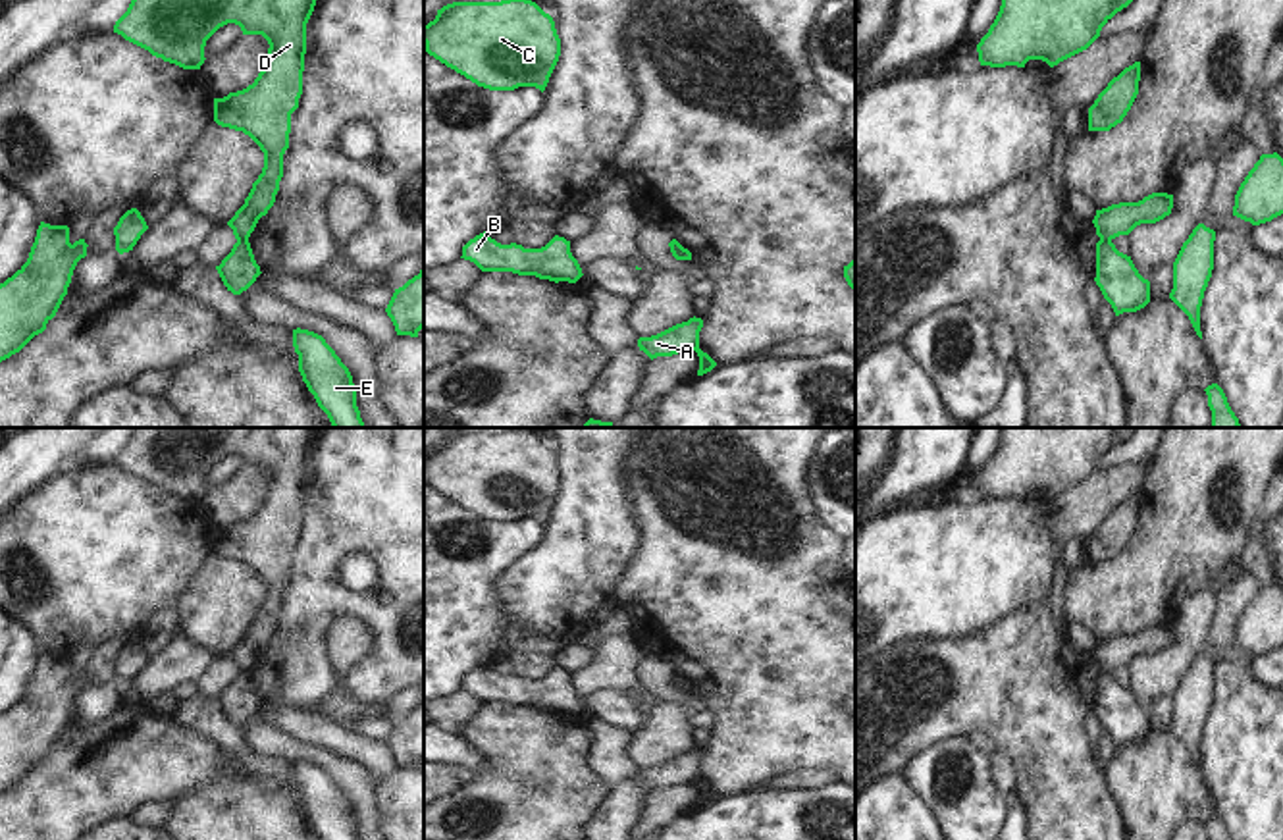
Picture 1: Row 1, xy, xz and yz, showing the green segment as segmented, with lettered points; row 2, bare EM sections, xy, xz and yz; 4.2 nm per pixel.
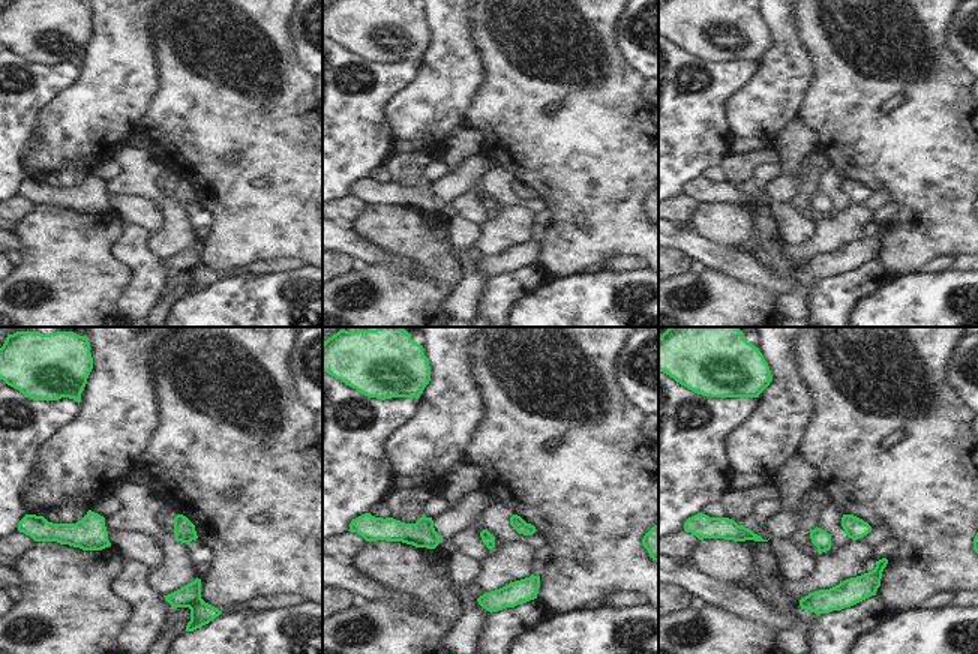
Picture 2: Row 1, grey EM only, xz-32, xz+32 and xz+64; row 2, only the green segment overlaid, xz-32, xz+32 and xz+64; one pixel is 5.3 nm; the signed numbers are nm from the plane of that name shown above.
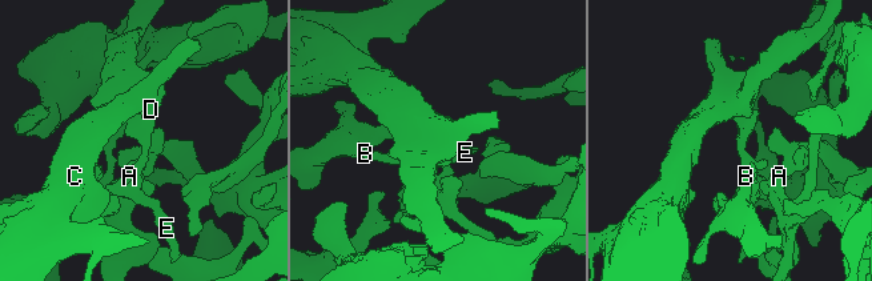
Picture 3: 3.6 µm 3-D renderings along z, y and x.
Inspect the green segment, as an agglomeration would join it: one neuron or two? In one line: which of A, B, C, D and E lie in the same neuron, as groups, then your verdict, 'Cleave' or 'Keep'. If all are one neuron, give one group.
Groups: A B C D / E. Cleave

